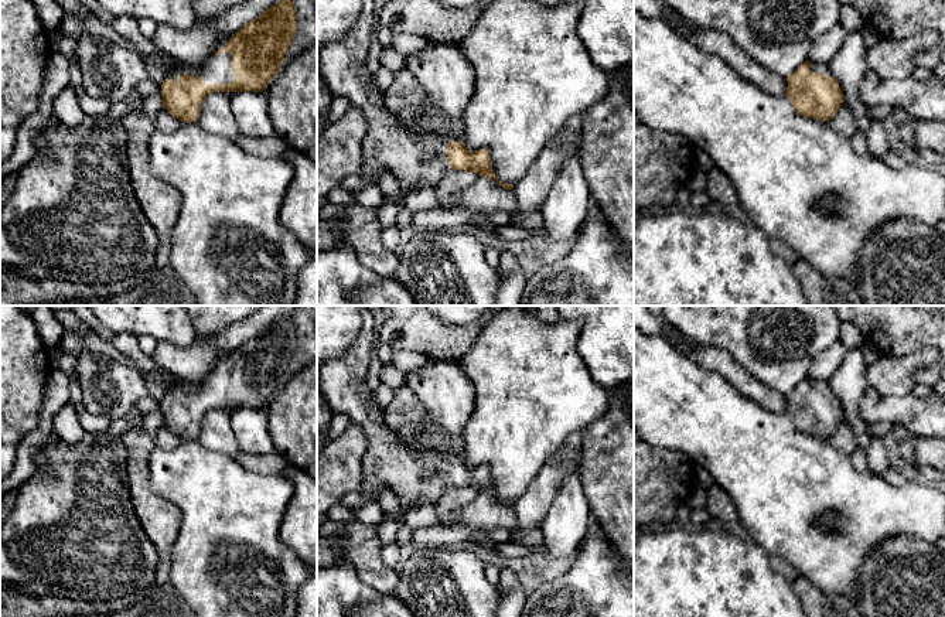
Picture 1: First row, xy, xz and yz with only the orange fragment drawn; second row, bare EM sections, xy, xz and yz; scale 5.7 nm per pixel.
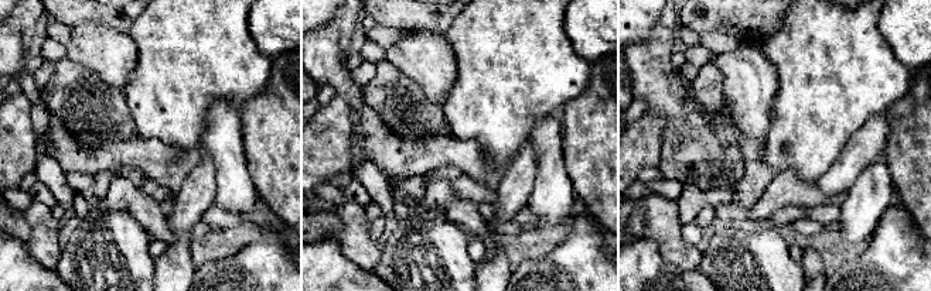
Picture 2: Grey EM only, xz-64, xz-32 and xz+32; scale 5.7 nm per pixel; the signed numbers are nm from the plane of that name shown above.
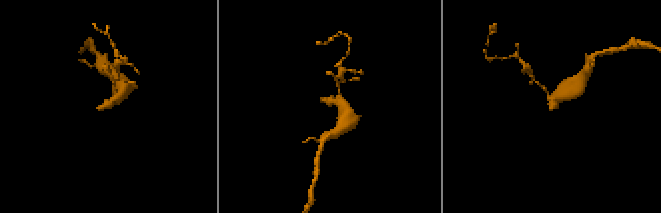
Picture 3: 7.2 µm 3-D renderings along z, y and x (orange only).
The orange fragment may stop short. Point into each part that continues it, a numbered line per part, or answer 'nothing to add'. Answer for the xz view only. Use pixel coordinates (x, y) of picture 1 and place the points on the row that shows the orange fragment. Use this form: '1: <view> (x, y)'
1: xz (418, 160)

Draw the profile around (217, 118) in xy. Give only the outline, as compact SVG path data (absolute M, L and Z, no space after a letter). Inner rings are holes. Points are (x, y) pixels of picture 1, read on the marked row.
M212 92L207 95L197 120L204 130L228 139L240 134L231 109L232 95L233 92Z

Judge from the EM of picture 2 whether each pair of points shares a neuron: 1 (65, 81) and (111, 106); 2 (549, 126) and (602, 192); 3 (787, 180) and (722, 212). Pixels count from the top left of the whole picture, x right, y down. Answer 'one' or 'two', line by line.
1: one
2: two
3: one

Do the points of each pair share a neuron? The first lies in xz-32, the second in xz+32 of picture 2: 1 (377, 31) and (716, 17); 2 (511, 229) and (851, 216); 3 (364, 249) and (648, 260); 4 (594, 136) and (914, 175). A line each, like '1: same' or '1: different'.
1: different
2: different
3: different
4: same

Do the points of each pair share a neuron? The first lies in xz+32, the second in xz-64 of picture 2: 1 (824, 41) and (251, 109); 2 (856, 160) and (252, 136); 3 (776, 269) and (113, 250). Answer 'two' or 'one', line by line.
1: two
2: two
3: one

